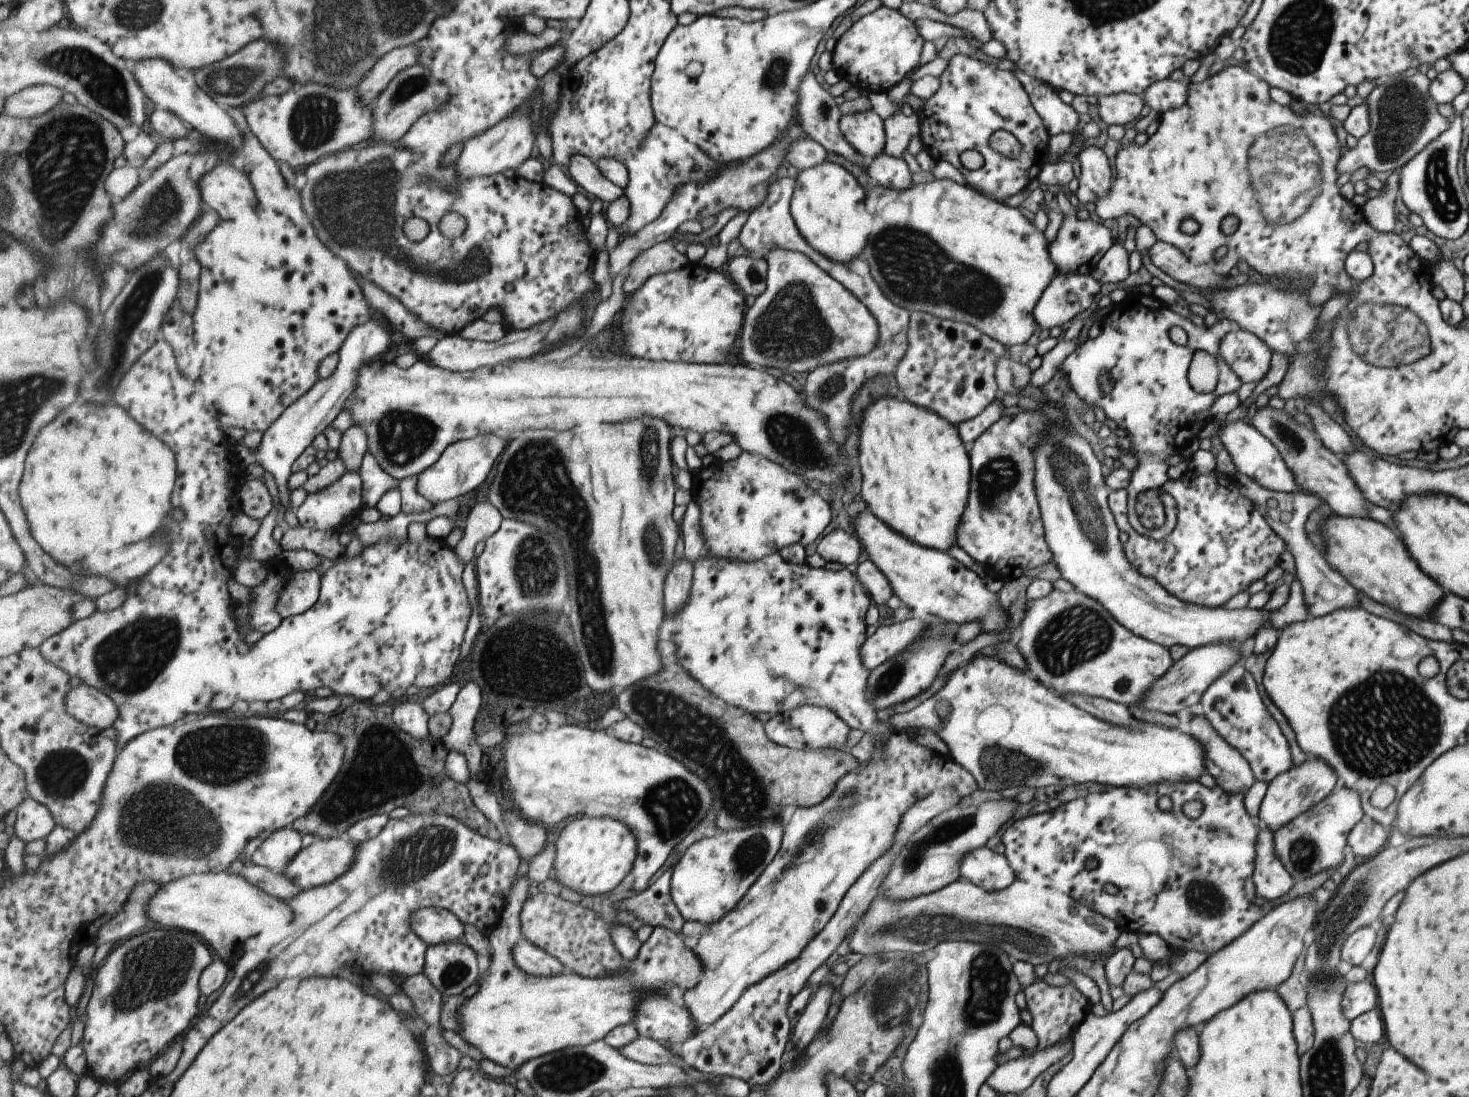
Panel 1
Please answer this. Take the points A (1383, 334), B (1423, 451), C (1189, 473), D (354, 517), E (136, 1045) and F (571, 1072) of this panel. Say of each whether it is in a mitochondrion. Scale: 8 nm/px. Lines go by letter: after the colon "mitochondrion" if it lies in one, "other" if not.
A: mitochondrion
B: other
C: other
D: other
E: other
F: mitochondrion

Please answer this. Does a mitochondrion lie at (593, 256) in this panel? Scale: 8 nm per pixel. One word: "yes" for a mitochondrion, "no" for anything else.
no

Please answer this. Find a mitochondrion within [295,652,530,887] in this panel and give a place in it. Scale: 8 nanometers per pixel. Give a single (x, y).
(336, 810)

